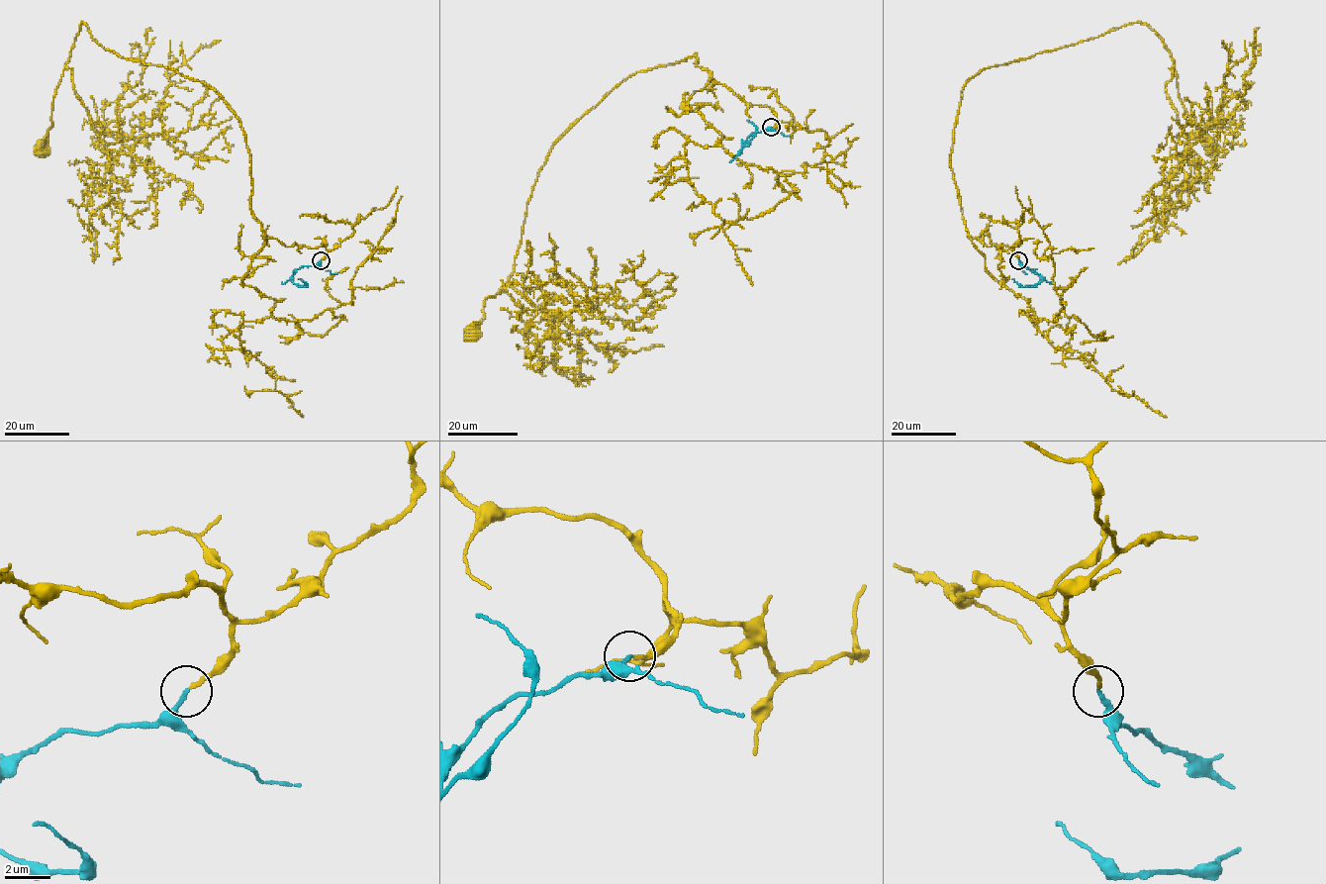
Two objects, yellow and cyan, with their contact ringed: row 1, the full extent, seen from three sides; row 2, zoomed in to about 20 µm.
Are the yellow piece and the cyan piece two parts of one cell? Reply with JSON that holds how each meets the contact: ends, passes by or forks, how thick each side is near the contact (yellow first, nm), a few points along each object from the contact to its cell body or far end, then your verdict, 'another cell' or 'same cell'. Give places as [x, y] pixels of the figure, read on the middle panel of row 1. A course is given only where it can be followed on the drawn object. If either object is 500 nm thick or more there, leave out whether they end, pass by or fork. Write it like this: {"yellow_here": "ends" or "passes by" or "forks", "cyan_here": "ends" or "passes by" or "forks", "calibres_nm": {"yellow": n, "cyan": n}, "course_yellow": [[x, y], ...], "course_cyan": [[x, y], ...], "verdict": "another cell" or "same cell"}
{"yellow_here": "ends", "cyan_here": "ends", "calibres_nm": {"yellow": 180, "cyan": 190}, "course_yellow": [[772, 127], [774, 113], [717, 83], [696, 53], [630, 74], [552, 147], [513, 272], [484, 300], [471, 336]], "course_cyan": [[771, 127], [752, 135], [741, 150], [756, 133], [756, 128], [747, 121]], "verdict": "same cell"}

